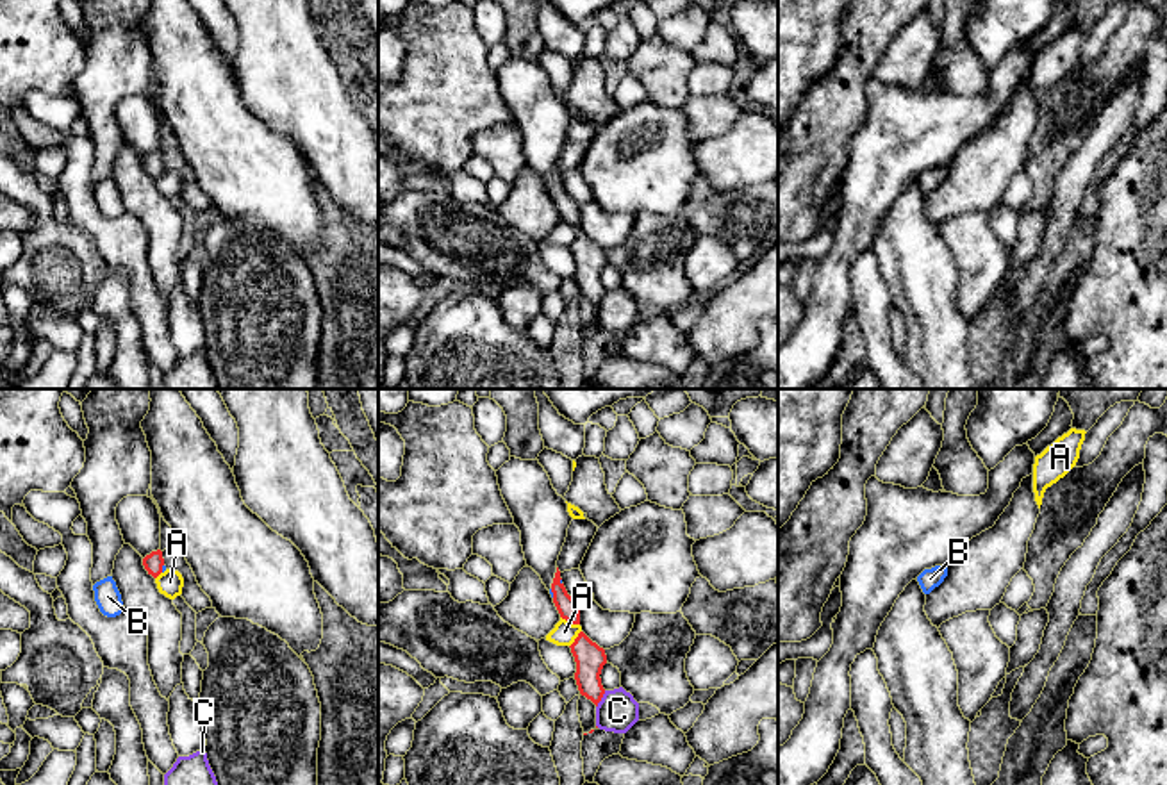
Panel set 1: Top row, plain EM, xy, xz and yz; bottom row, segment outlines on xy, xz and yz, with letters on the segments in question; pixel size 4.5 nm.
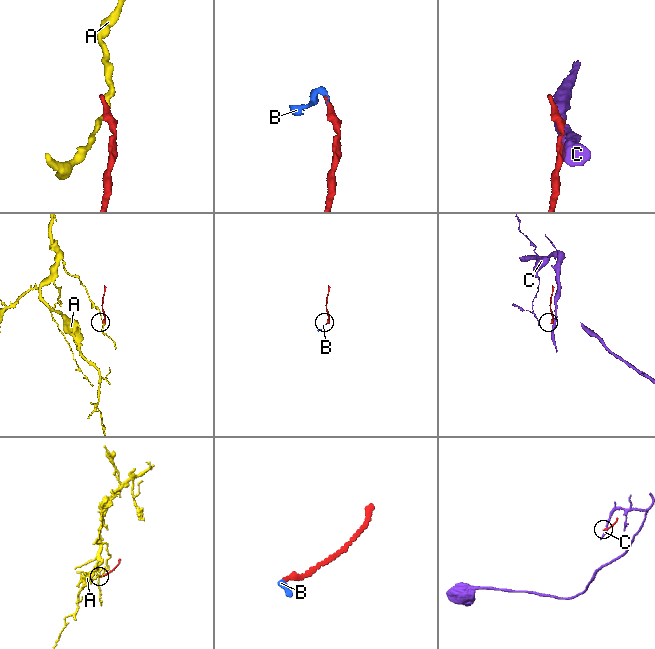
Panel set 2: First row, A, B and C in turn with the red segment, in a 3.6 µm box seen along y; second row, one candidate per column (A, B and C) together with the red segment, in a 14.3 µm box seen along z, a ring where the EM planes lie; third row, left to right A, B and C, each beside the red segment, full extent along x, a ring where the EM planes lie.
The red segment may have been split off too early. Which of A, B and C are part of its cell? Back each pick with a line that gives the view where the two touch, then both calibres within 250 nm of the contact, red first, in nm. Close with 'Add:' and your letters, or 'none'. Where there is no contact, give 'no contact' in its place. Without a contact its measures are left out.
B: contact in xz; calibres 90 and 20 nm
Add: B

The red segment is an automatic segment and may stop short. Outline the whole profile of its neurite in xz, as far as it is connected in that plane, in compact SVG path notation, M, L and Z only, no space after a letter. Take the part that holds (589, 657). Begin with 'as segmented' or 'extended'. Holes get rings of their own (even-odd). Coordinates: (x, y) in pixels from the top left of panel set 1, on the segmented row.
as segmented; M584 632L578 633L569 648L576 662L575 680L578 690L598 706L605 694L600 678L601 669L607 664L605 649L592 642Z

